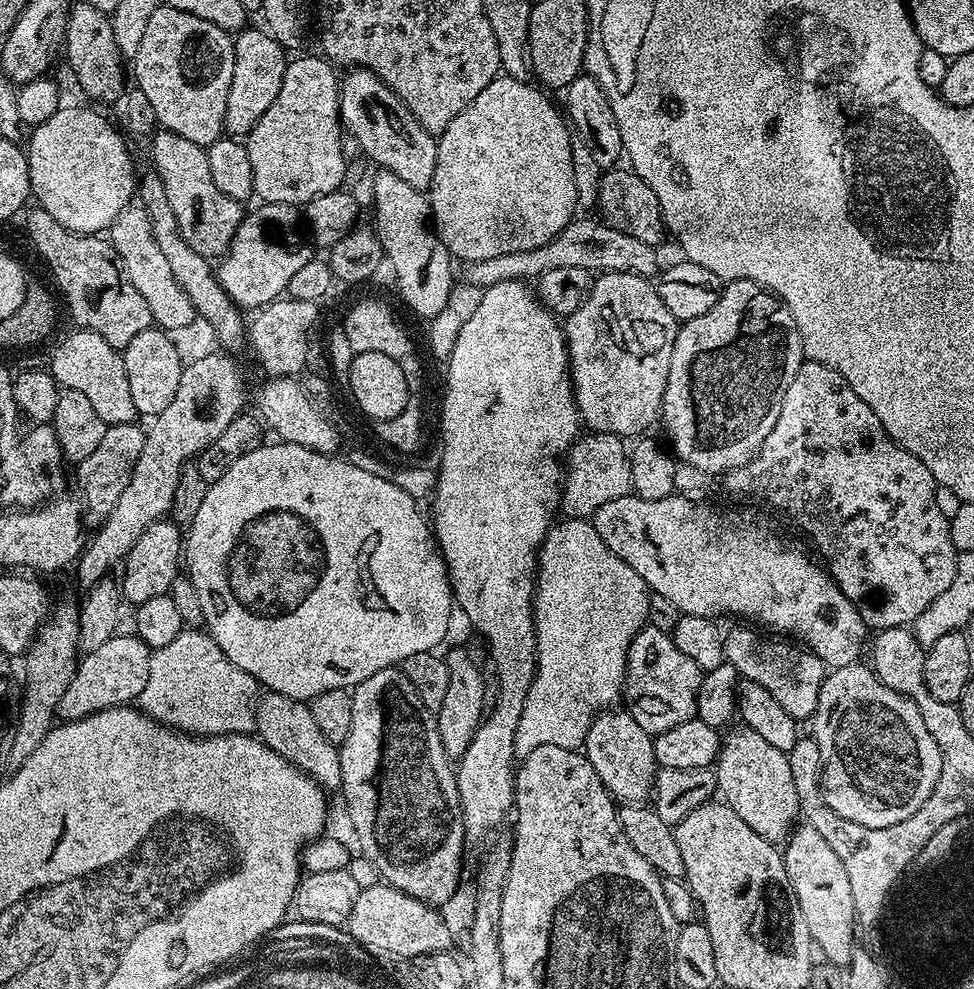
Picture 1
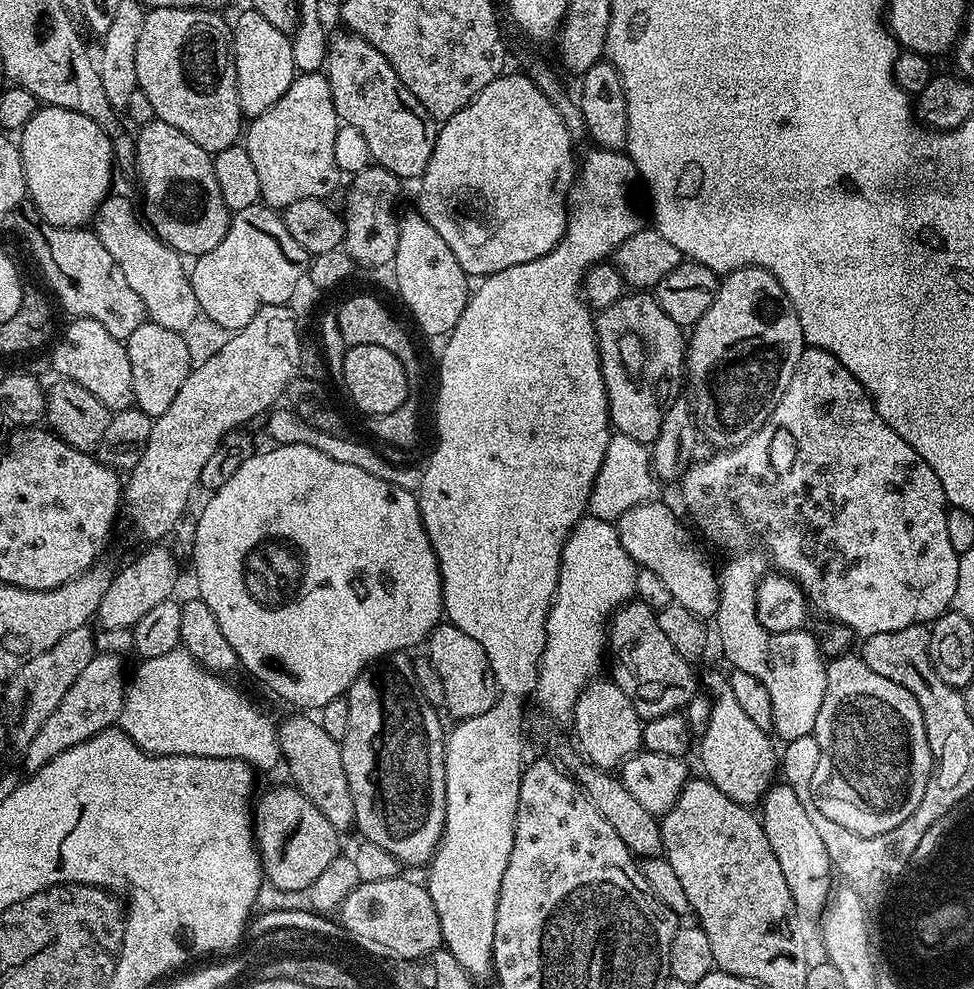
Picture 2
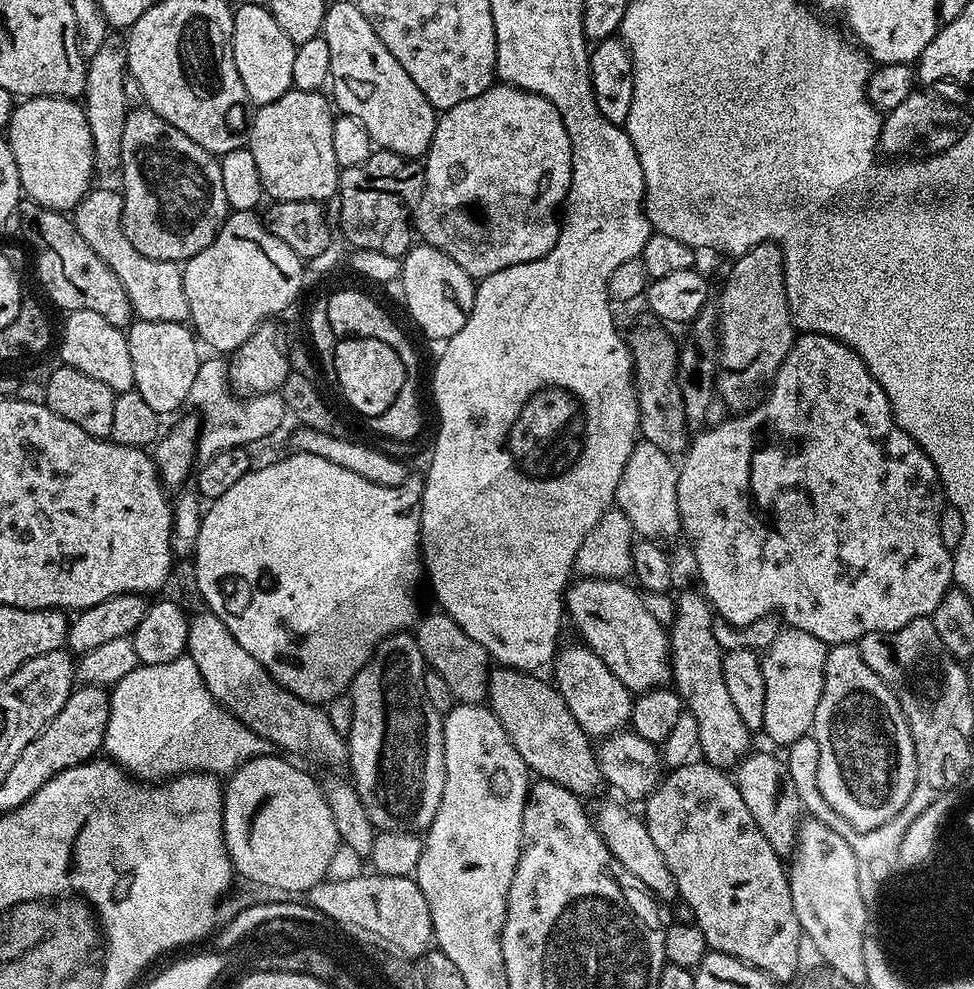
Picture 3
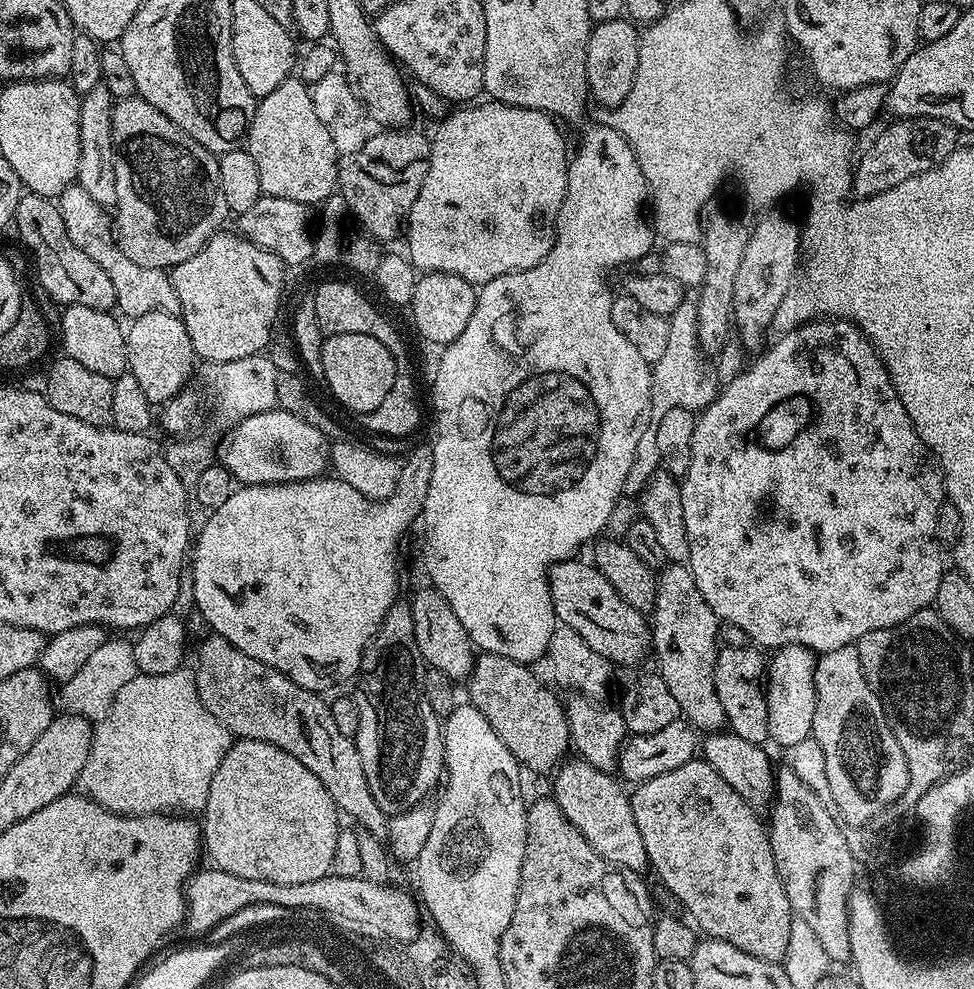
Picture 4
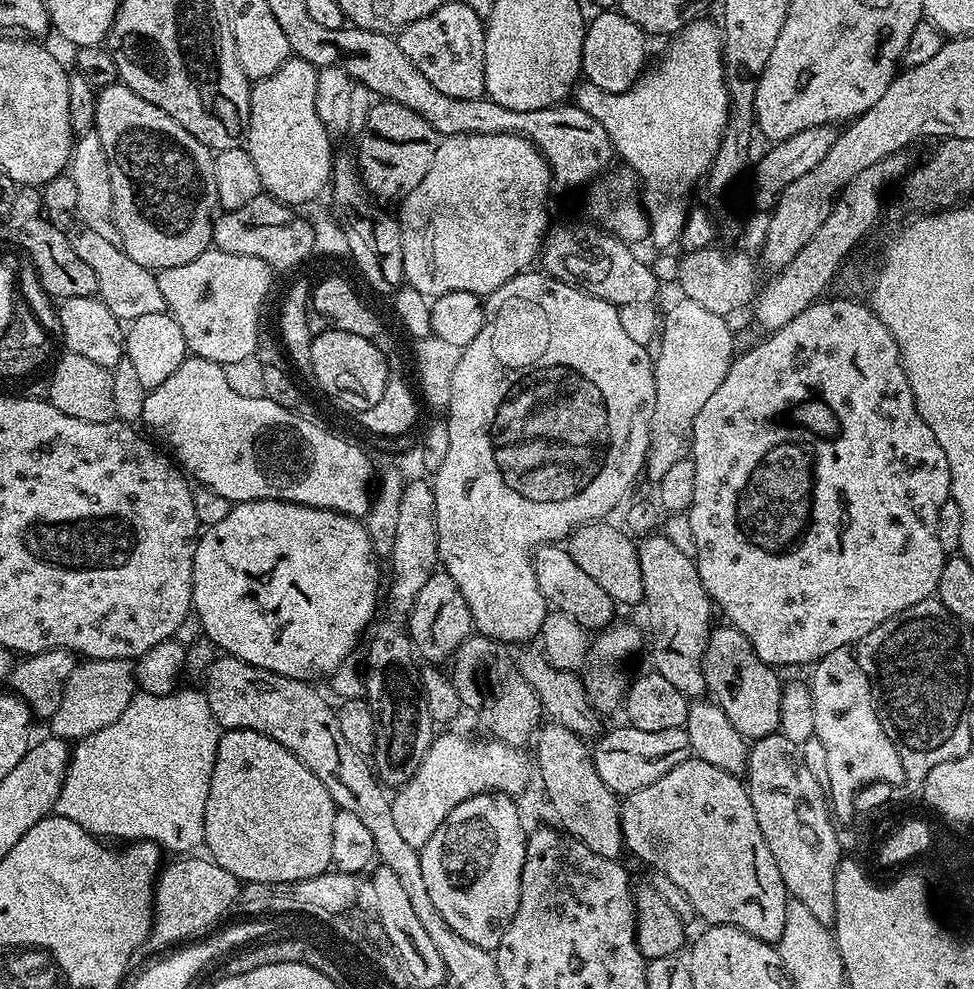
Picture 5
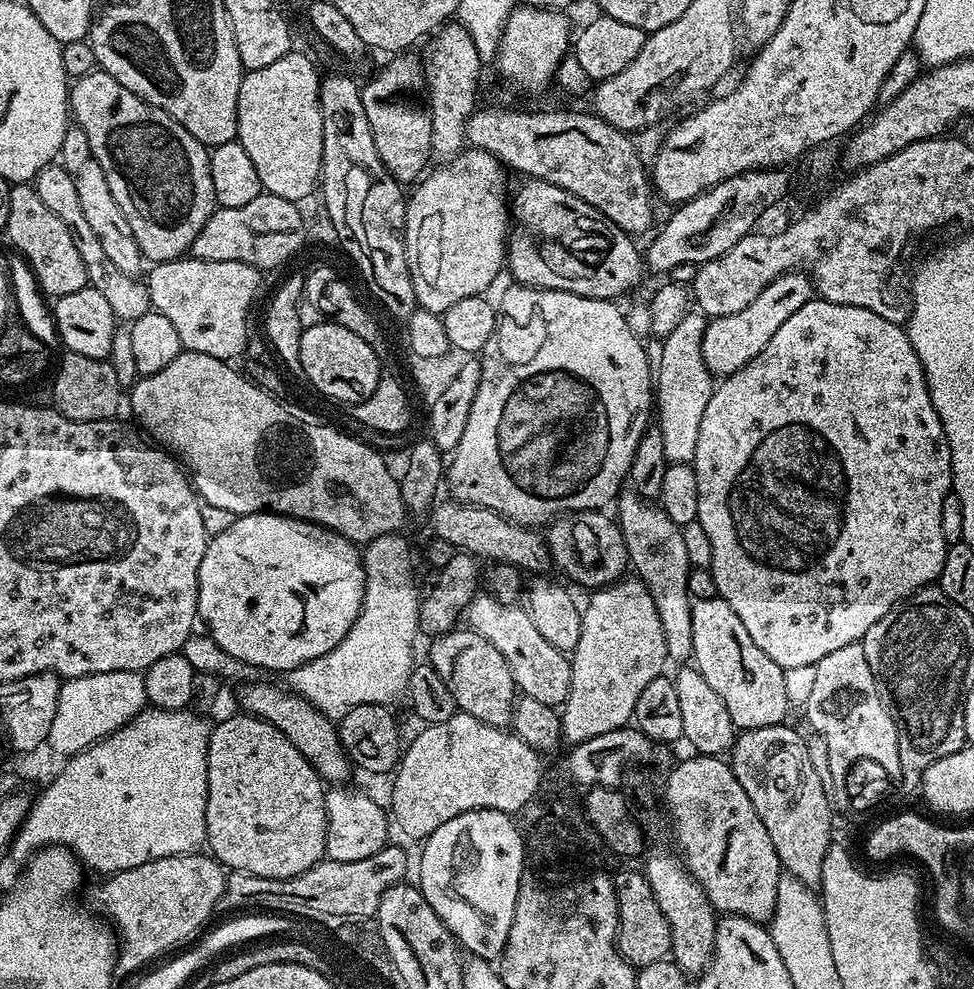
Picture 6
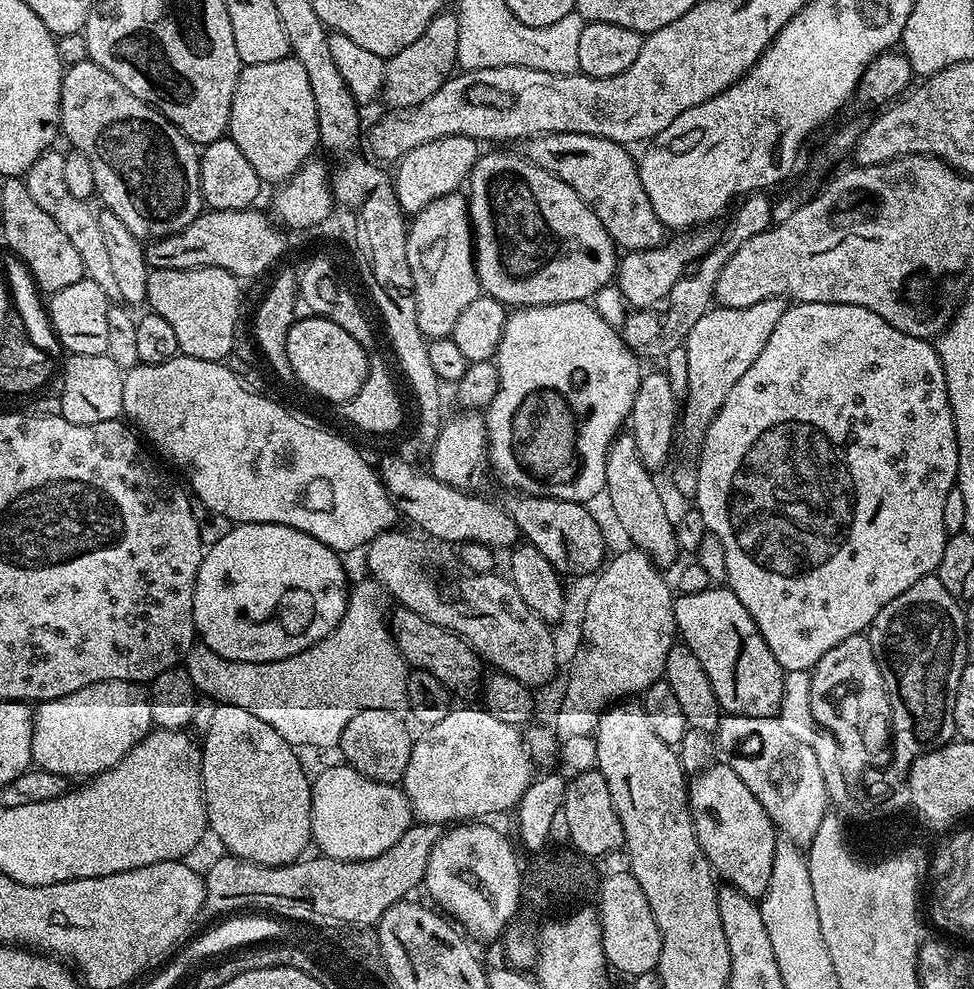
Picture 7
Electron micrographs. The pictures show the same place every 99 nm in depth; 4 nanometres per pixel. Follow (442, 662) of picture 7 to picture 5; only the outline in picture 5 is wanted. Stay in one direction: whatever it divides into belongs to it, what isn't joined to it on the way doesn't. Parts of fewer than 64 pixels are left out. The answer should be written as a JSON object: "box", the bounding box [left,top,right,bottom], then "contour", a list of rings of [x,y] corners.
{"box":[450,634,542,749],"contour":[[[473,634],[450,661],[450,679],[458,698],[465,709],[468,708],[480,719],[489,737],[517,749],[524,744],[531,745],[542,724],[542,709],[538,694],[524,679],[523,671],[512,661],[509,645],[491,640],[489,636]]]}

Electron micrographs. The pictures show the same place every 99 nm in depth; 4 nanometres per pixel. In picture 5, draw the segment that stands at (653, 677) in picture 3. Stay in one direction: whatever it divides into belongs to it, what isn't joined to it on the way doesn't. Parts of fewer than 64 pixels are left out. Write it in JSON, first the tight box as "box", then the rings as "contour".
{"box":[532,543,614,630],"contour":[[[559,543],[542,544],[532,553],[532,565],[534,566],[534,578],[538,578],[538,590],[542,590],[544,599],[557,612],[570,614],[581,624],[583,628],[589,630],[603,630],[613,623],[612,608],[614,602],[602,586],[570,558],[567,547]]]}

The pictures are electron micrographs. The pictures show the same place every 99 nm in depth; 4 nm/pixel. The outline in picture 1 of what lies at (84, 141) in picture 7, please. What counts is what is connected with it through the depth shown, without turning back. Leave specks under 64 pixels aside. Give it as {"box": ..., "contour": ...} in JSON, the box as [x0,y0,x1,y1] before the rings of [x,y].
{"box":[151,130,246,258],"contour":[[[160,130],[151,137],[151,167],[162,178],[162,186],[166,186],[166,198],[170,198],[170,207],[174,210],[174,218],[178,218],[178,230],[182,238],[198,254],[209,258],[220,258],[232,245],[234,234],[238,230],[246,212],[241,201],[226,198],[218,186],[210,178],[210,162],[207,151],[201,145],[190,142],[178,134]]]}

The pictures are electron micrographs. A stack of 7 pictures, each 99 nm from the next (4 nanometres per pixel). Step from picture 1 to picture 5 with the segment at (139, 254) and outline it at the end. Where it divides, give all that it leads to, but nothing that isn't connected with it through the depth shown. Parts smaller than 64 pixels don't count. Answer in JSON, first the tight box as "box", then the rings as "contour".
{"box":[43,174,166,322],"contour":[[[68,174],[56,176],[49,184],[43,185],[44,215],[58,230],[71,238],[72,249],[90,270],[94,270],[98,298],[106,306],[110,306],[110,314],[114,314],[122,322],[131,322],[143,318],[145,314],[158,314],[166,309],[166,298],[162,298],[162,290],[158,287],[158,275],[153,269],[138,266],[134,258],[127,256],[120,246],[102,238],[94,231],[84,228],[75,236],[78,229],[76,217],[76,190],[74,182]]]}

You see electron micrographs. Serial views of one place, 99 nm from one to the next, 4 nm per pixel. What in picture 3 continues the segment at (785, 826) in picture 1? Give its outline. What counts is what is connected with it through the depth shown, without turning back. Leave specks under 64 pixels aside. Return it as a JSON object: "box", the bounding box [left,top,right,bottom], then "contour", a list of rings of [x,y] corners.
{"box":[670,591,753,770],"contour":[[[699,591],[684,592],[681,596],[675,597],[676,619],[670,628],[670,655],[672,658],[672,679],[674,691],[680,695],[684,701],[687,712],[694,716],[698,724],[698,744],[699,755],[707,763],[714,765],[715,768],[725,770],[731,769],[740,763],[748,755],[753,747],[753,733],[749,732],[746,722],[734,710],[734,702],[730,698],[730,693],[726,690],[726,682],[722,682],[722,647],[716,641],[716,632],[712,629],[712,620],[714,621],[714,612],[707,600]]]}

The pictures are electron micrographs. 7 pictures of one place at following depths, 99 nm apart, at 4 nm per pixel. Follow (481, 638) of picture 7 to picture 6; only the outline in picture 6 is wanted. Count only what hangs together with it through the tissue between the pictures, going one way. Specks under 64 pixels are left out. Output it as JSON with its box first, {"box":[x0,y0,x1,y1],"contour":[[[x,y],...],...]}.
{"box":[466,594,571,706],"contour":[[[477,594],[472,597],[466,609],[467,627],[482,634],[482,638],[489,640],[498,649],[498,654],[506,658],[506,666],[510,666],[510,674],[523,695],[553,706],[563,705],[570,690],[571,659],[542,638],[523,607],[515,608],[515,603],[501,602],[488,596]]]}

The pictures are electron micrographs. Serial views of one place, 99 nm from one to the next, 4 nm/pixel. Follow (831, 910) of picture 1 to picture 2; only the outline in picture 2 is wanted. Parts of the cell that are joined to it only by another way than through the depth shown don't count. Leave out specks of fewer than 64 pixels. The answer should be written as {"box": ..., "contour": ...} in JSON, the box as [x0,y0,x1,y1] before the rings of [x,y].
{"box":[762,783,834,917],"contour":[[[773,783],[762,801],[763,808],[764,833],[770,842],[770,850],[774,850],[782,866],[782,875],[786,877],[786,886],[790,886],[796,908],[805,917],[819,917],[827,908],[834,891],[834,869],[818,830],[810,823],[810,817],[806,815],[802,802],[798,802],[798,794],[794,794],[794,790],[790,790],[786,783]]]}

